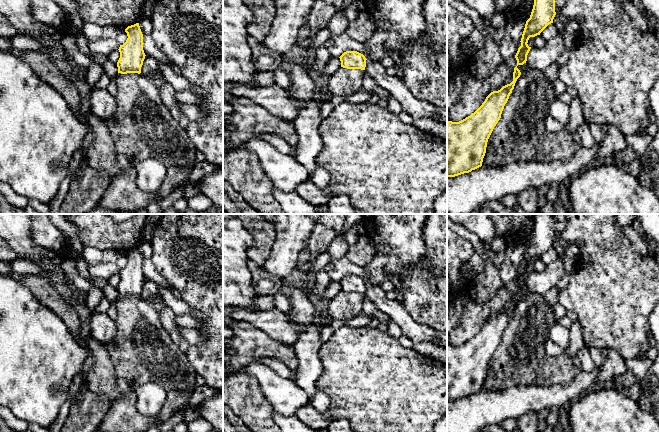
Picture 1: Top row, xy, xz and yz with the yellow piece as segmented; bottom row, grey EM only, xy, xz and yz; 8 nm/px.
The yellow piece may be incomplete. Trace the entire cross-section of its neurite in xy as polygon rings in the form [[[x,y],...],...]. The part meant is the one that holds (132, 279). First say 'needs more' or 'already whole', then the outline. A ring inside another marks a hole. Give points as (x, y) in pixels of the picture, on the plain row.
already whole | [[[139,247],[128,250],[125,253],[127,264],[123,269],[120,269],[120,282],[117,286],[118,297],[141,297],[141,291],[145,283],[143,274],[143,258]]]

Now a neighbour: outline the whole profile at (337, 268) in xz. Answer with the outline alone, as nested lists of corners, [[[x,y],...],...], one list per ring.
[[[346,257],[330,260],[324,269],[332,282],[339,282],[346,275],[357,275],[369,283],[364,267],[352,263]]]

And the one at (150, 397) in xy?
[[[147,382],[133,386],[135,393],[135,405],[137,410],[147,416],[159,415],[166,399],[165,390],[158,384]]]

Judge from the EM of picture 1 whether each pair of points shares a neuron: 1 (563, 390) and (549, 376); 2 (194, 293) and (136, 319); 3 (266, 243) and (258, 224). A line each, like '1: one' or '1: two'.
1: two
2: two
3: one

